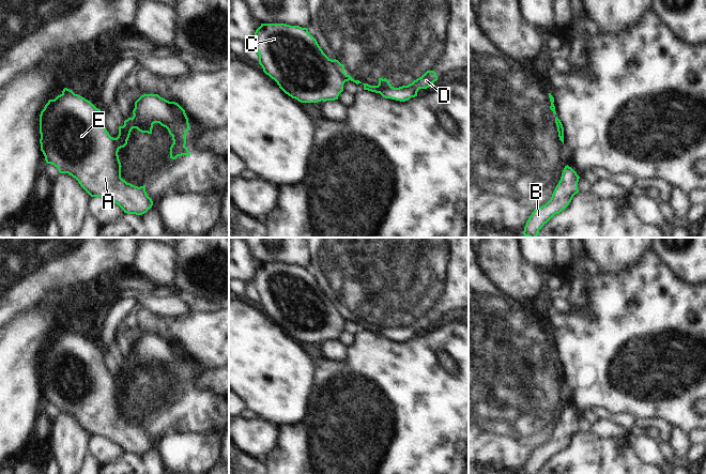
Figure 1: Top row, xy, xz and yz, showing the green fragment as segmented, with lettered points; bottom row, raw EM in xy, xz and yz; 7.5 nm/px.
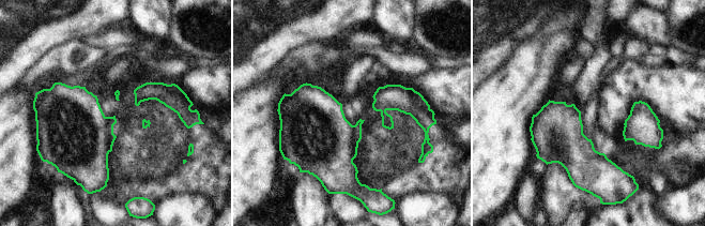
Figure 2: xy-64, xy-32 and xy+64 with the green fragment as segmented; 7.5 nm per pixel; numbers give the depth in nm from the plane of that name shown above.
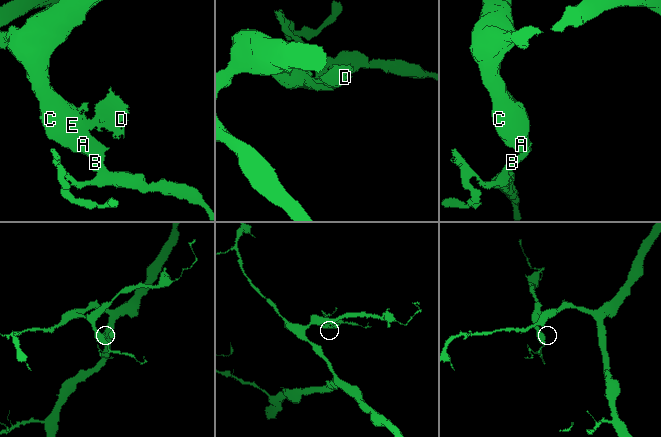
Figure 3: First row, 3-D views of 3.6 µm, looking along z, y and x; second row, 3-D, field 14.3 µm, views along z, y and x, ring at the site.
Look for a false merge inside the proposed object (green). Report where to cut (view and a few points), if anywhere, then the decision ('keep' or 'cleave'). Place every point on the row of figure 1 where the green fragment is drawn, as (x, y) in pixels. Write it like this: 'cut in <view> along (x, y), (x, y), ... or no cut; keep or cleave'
cut in xy along (133, 117), (132, 127); cleave

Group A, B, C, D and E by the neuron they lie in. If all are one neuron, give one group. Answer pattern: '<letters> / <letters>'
A B C E / D

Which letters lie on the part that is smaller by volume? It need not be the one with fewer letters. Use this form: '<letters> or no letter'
D

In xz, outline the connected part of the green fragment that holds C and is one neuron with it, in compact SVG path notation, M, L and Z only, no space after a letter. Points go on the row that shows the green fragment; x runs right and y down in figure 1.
M261 24L255 32L251 44L259 55L259 64L262 66L263 72L274 79L286 94L301 103L335 101L343 91L346 81L351 80L356 85L362 83L344 73L343 64L336 59L329 59L323 52L317 40L309 34L307 28L287 24Z

